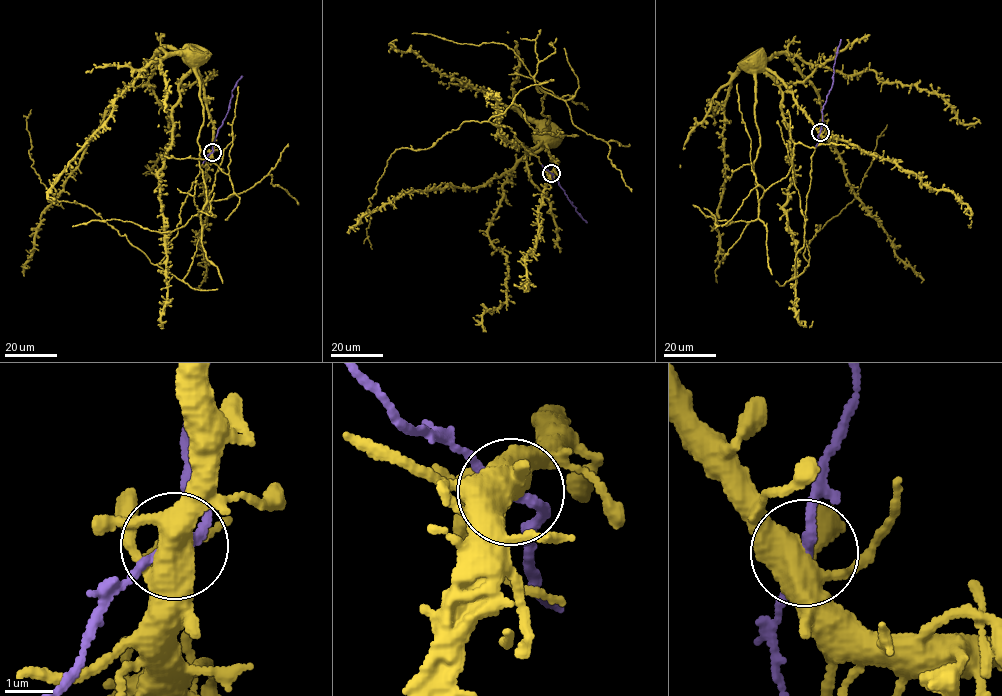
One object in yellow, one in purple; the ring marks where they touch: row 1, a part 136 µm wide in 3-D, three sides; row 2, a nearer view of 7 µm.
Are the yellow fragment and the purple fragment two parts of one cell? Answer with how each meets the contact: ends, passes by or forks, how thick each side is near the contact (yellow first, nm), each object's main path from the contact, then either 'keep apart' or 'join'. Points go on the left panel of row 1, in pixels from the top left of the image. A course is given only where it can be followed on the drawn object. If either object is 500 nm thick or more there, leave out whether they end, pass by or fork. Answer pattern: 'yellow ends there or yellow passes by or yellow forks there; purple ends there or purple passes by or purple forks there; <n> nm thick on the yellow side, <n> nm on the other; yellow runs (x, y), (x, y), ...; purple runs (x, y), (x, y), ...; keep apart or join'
yellow forks there; purple passes by; 480 nm thick on the yellow side, 180 nm on the other; yellow runs (212, 152), (192, 67), (157, 173), (166, 274), (40, 182), (31, 109); purple runs (212, 152), (217, 130), (228, 111), (231, 90), (242, 76); join

